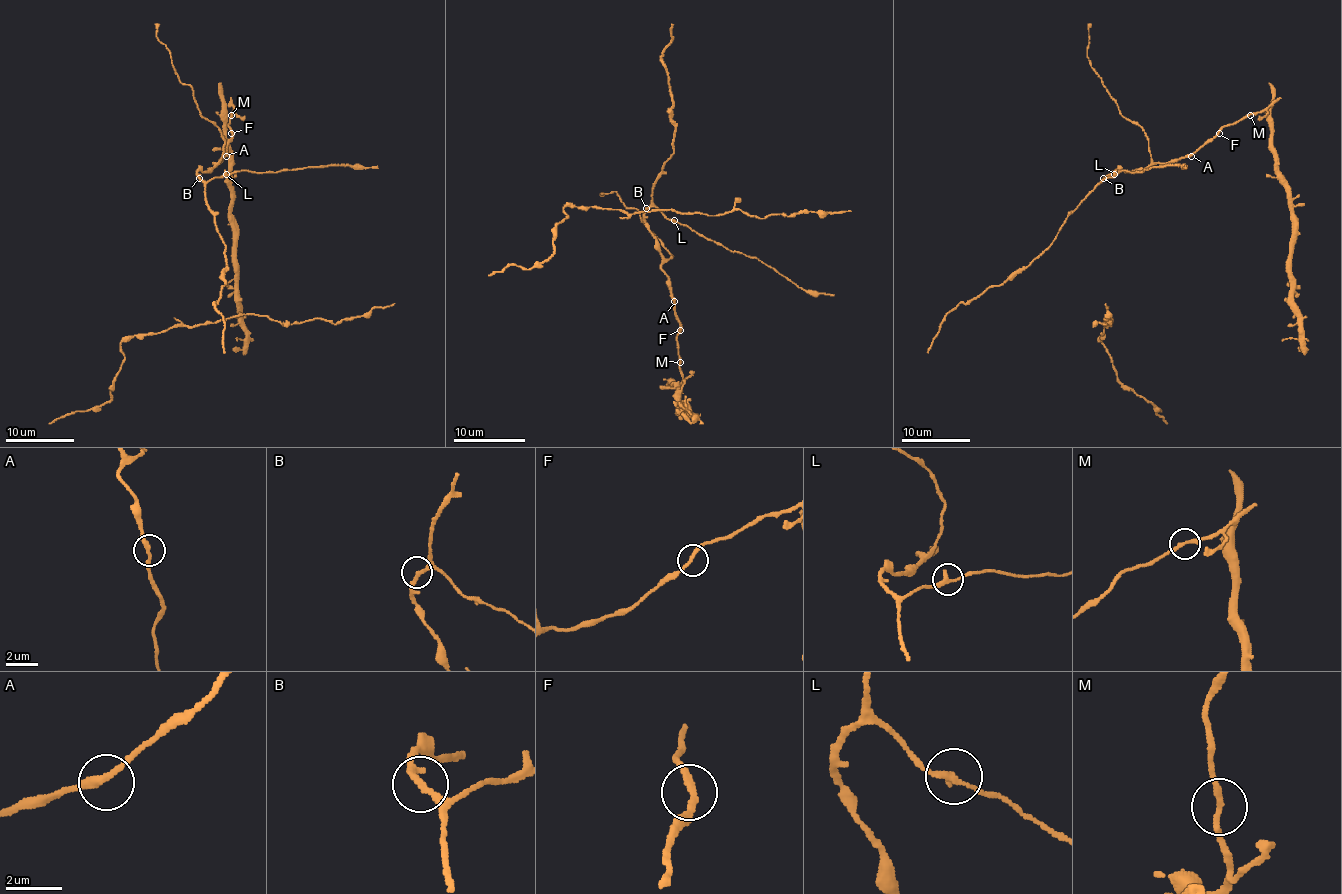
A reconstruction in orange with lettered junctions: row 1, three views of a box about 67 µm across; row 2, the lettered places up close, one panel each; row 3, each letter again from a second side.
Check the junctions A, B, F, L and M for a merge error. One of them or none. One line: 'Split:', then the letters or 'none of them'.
Split: none of them

